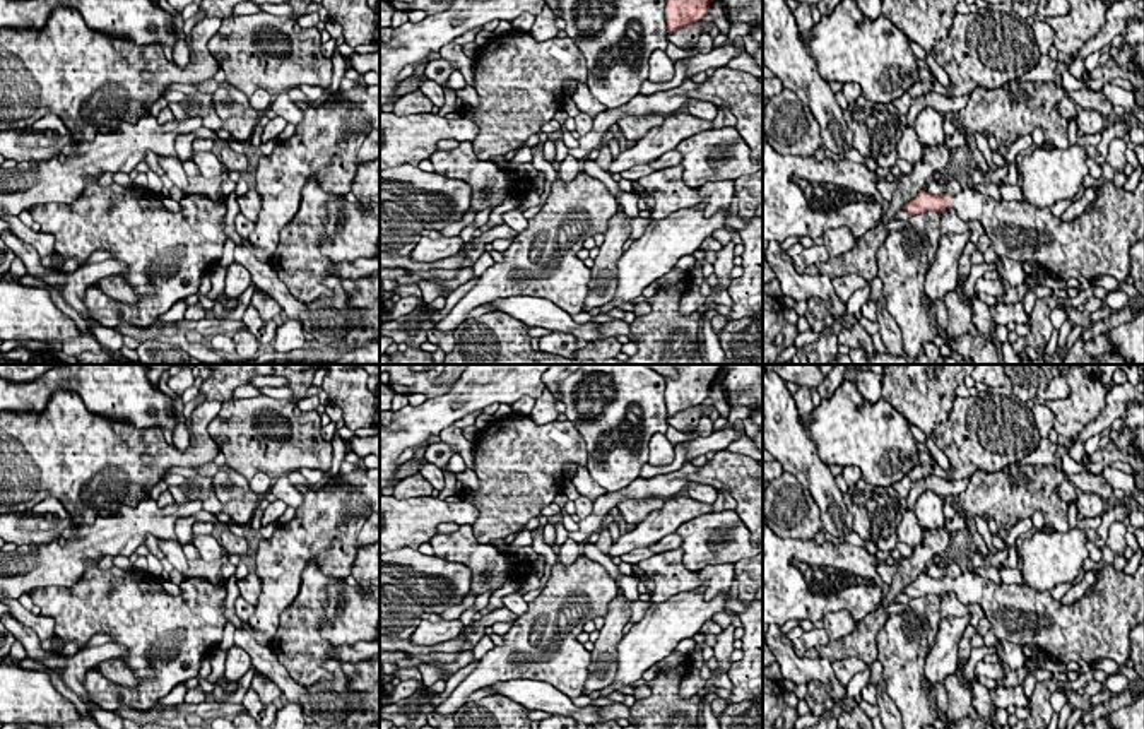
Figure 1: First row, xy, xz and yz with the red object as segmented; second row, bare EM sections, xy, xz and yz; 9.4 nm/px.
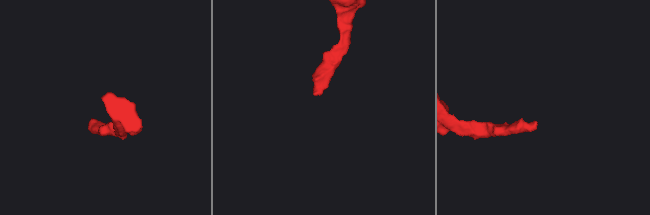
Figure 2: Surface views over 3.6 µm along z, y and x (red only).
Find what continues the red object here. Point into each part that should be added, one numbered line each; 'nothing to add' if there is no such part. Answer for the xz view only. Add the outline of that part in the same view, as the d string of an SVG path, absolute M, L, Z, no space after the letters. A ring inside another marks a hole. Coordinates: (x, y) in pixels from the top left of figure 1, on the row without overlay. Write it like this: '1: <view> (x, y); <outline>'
nothing to add

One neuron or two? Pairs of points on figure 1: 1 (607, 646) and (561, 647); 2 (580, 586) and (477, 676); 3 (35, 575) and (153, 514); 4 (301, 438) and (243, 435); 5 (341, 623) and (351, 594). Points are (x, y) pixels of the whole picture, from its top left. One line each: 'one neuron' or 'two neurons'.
1: two neurons
2: one neuron
3: one neuron
4: one neuron
5: one neuron

